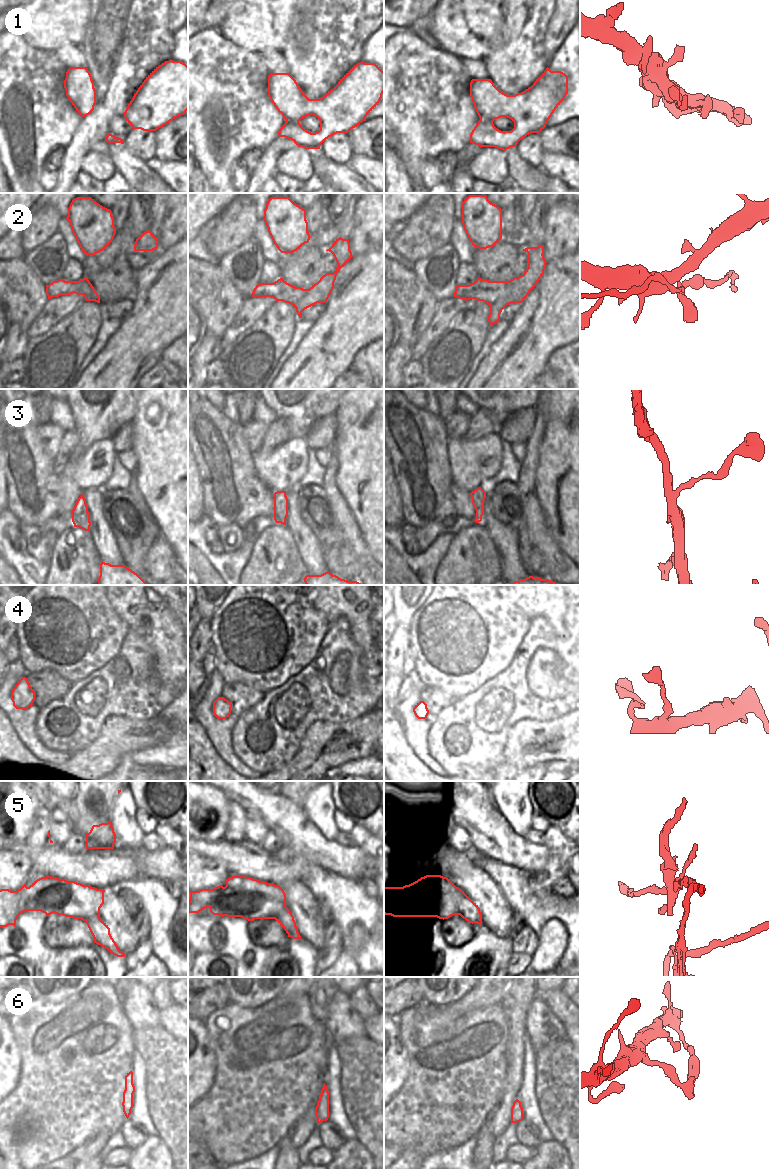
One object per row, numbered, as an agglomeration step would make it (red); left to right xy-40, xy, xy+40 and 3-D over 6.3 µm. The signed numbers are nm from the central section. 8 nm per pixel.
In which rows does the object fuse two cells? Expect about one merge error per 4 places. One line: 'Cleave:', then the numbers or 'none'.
Cleave: 2, 5

